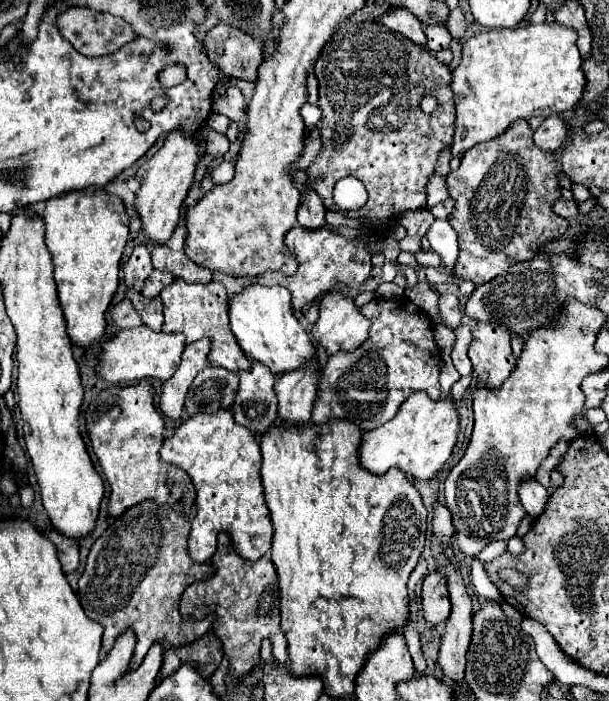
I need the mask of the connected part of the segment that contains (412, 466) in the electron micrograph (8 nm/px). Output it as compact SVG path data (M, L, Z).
M414 392L400 406L400 412L392 420L362 436L360 464L376 476L384 474L390 468L398 468L410 478L430 480L450 458L452 448L456 444L458 428L460 428L460 414L452 398L434 402L428 398L426 392Z

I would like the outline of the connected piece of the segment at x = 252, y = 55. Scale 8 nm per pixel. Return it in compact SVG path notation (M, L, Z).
M218 24L208 30L202 52L216 68L230 76L254 82L258 78L258 66L262 64L262 48L258 40L252 40L244 32Z

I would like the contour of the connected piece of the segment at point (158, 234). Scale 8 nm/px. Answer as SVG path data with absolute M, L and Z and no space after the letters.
M172 132L166 136L164 146L138 168L136 180L140 182L140 190L136 192L132 206L140 216L142 232L152 244L166 244L170 240L180 218L180 206L192 186L198 160L198 136L182 136L180 132Z

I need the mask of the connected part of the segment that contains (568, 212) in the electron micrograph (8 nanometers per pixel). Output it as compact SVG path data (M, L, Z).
M560 198L560 200L556 200L554 206L552 206L552 210L554 210L558 216L562 216L562 218L574 218L574 216L578 214L578 208L576 208L574 198L570 198L570 200Z

